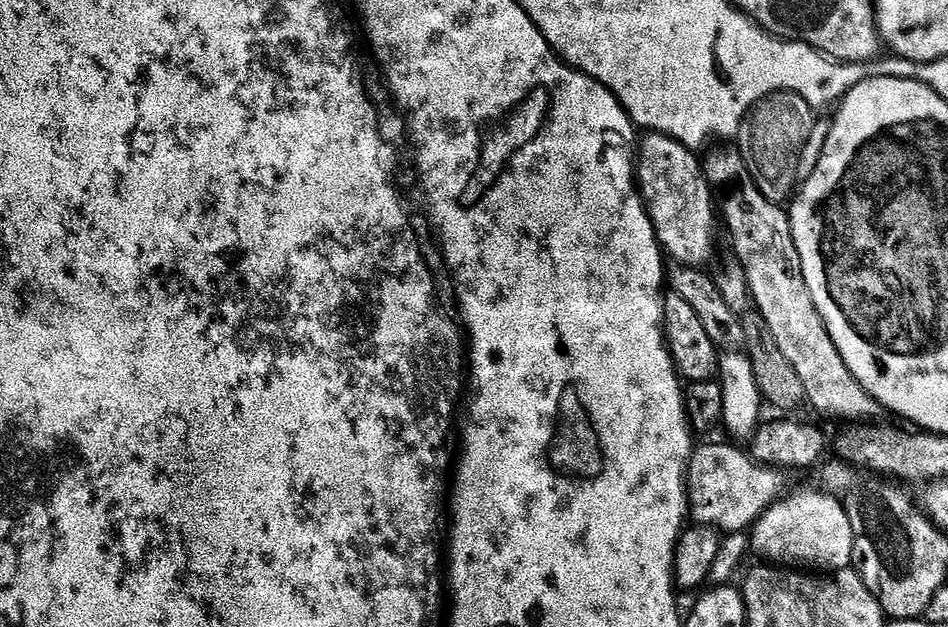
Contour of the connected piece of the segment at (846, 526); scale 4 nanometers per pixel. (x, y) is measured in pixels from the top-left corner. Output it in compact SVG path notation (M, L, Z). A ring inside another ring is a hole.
M820 486L790 492L768 507L756 521L750 532L751 551L755 555L757 552L758 555L765 556L768 559L765 561L775 562L780 566L795 566L798 558L806 556L806 570L815 570L820 574L845 571L853 563L854 550L854 540L848 540L852 527L847 507L841 501L839 504L836 501L839 499L833 493ZM800 534L802 538L814 538L814 540L800 540Z

